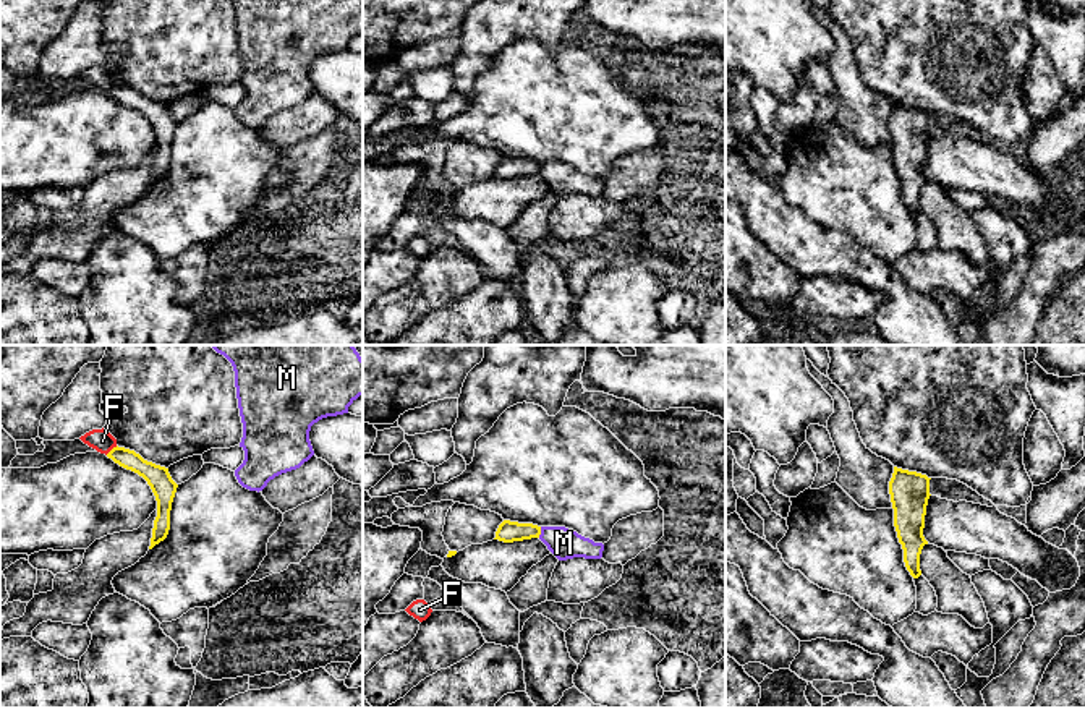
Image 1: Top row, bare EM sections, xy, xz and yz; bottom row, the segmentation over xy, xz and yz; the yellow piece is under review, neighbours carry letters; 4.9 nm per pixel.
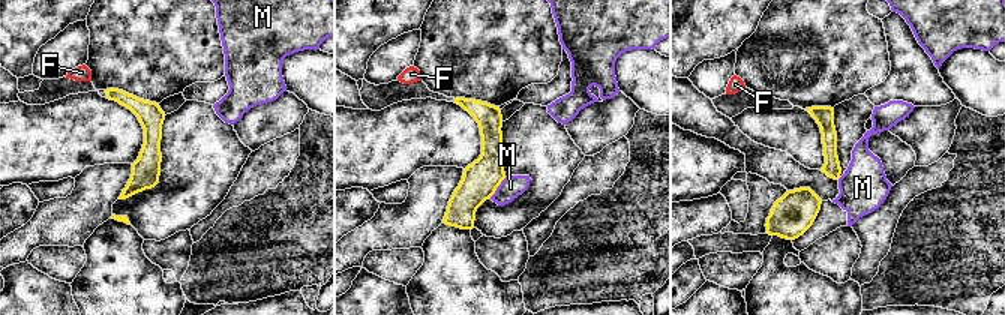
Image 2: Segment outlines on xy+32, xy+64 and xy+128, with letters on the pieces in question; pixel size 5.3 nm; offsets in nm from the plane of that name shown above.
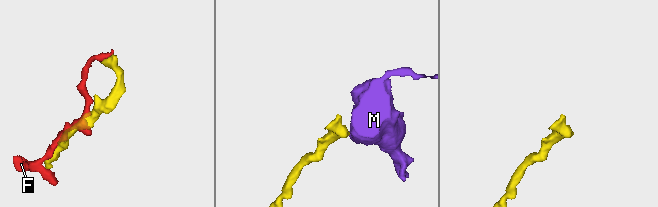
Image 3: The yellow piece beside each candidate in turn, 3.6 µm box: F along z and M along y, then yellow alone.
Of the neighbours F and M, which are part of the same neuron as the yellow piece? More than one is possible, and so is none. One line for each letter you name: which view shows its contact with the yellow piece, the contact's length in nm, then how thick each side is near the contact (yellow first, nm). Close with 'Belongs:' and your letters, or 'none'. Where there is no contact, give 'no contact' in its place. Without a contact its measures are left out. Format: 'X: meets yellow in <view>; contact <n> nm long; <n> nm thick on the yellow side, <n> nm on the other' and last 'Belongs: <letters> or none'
Belongs: none

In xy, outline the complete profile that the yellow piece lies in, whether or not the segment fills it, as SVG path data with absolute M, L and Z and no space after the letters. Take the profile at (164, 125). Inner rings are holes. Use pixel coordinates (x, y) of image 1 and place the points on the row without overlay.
M117 83L107 91L107 94L120 104L143 113L155 133L157 154L154 157L152 175L149 183L149 186L152 186L168 172L170 147L178 122L172 117L168 105L144 97L134 87Z

